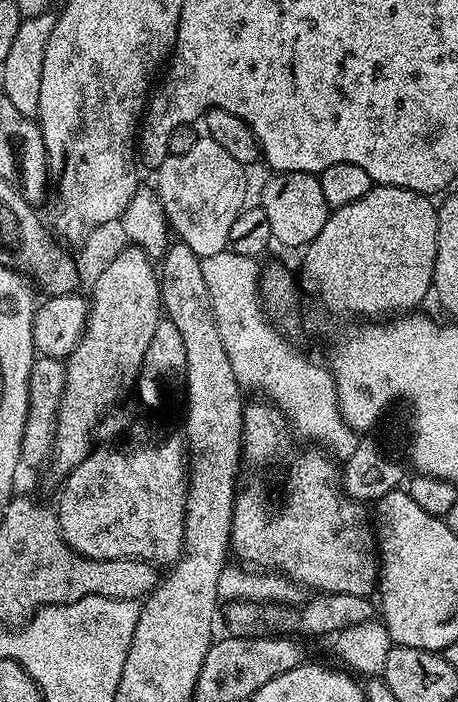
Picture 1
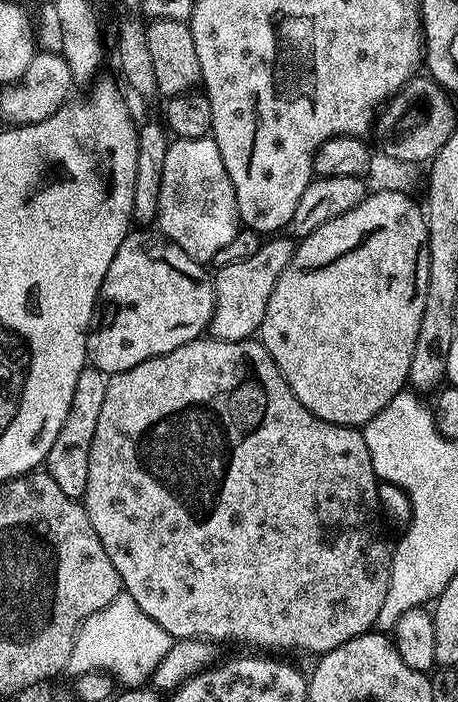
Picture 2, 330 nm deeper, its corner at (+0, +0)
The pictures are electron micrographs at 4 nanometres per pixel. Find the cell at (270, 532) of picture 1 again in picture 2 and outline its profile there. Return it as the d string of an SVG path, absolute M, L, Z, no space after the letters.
M201 338L194 342L186 342L186 346L178 346L178 350L170 350L170 354L162 354L150 358L146 362L138 362L130 370L113 372L108 376L106 386L106 399L102 401L102 410L98 417L98 426L94 429L94 442L90 446L90 478L86 480L86 494L82 501L86 514L90 518L90 526L94 526L94 534L98 534L98 542L102 542L102 550L106 550L110 562L114 562L114 570L118 570L123 591L130 593L134 602L142 606L162 630L169 632L176 640L233 640L236 644L253 644L253 649L268 650L264 648L277 648L280 652L316 652L323 654L358 638L364 632L376 628L378 610L382 610L382 602L386 602L386 590L390 586L390 570L392 569L392 554L390 544L384 541L384 532L380 529L380 516L382 505L380 503L380 490L378 477L374 466L370 462L370 450L366 450L366 438L359 427L347 424L331 424L318 418L290 390L284 375L278 370L274 358L264 349L259 339L239 340L226 342L215 338Z

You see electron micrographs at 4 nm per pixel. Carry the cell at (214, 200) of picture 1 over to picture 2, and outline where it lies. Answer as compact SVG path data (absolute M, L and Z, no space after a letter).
M211 135L189 140L176 138L169 143L166 162L162 166L162 194L158 198L156 220L160 224L159 231L167 239L186 250L190 258L201 262L211 262L214 254L218 254L218 250L227 246L233 240L234 234L240 231L242 225L234 198L234 186L230 182L230 174L226 174L222 154Z

